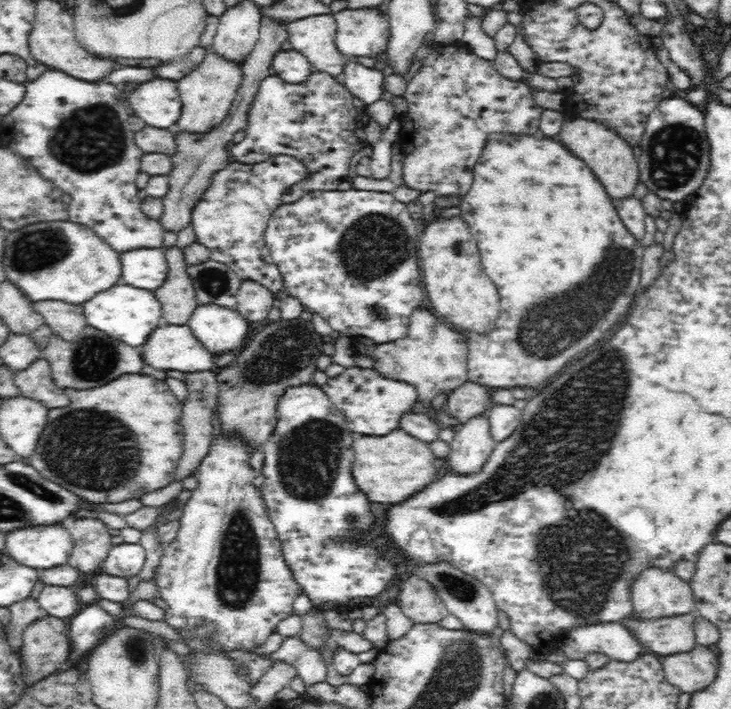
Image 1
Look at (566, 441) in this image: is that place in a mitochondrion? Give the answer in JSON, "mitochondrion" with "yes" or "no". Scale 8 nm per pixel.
{"mitochondrion":"yes"}

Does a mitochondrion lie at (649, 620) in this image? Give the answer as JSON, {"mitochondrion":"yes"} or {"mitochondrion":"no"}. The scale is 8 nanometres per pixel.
{"mitochondrion":"no"}

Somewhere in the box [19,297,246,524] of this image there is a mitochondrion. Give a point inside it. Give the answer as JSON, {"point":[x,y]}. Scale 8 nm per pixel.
{"point":[86,449]}

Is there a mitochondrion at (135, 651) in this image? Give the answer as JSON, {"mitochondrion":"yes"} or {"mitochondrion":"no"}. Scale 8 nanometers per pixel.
{"mitochondrion":"yes"}

